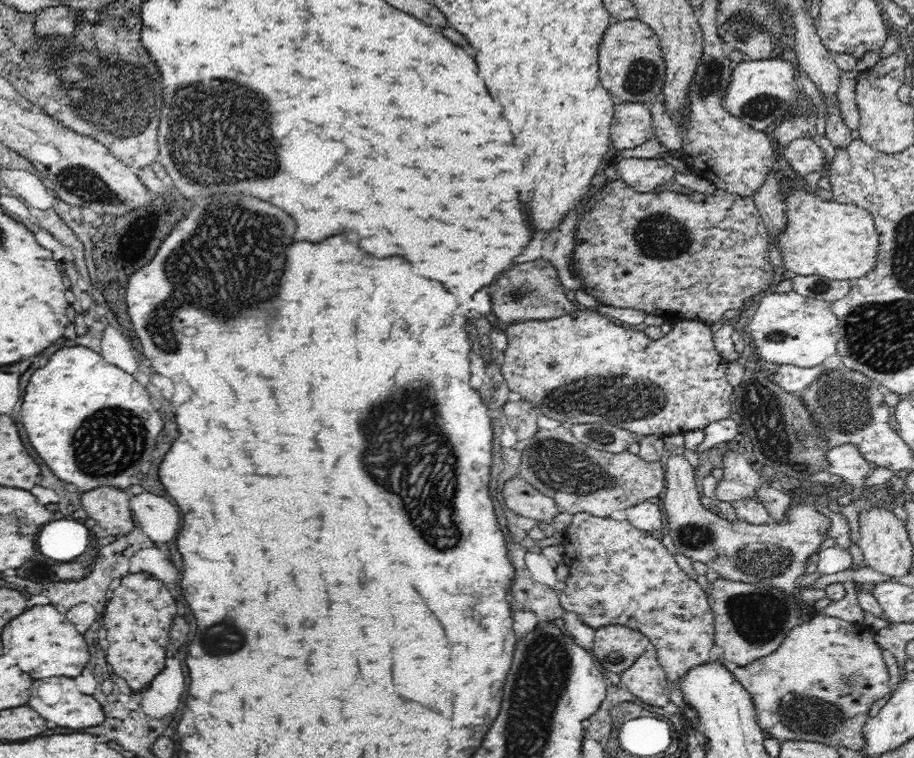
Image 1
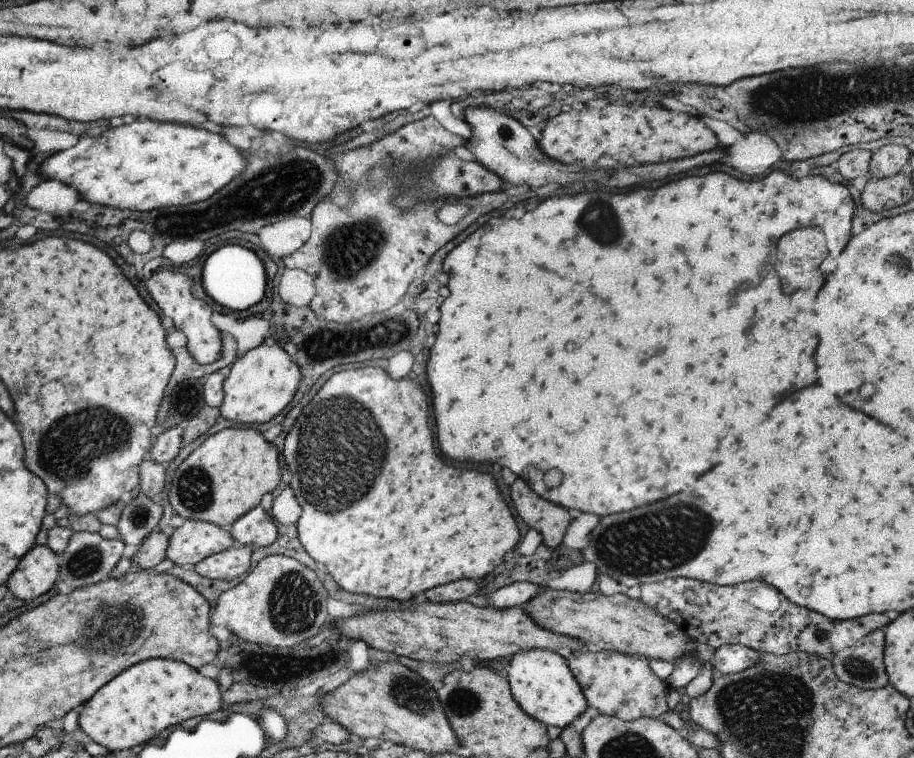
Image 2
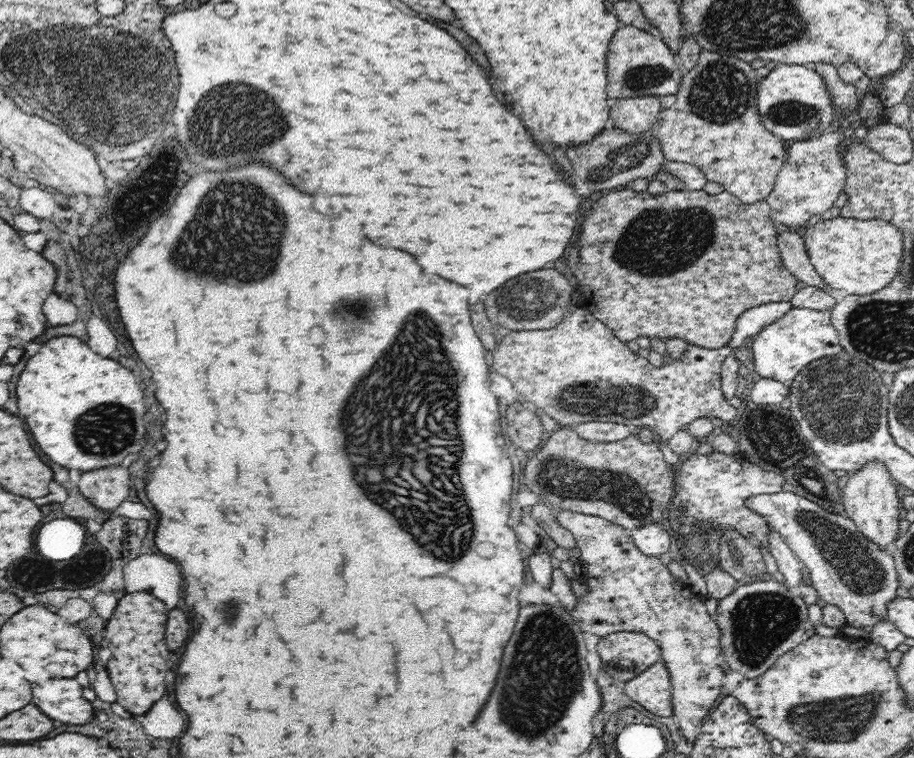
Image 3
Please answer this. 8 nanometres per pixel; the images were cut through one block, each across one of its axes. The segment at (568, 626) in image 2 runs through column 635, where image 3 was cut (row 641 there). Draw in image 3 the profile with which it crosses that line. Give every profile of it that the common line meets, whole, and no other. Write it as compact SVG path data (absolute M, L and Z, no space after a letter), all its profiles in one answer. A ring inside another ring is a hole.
M614 632L598 644L602 670L620 682L630 682L652 664L662 662L658 642L642 632Z

